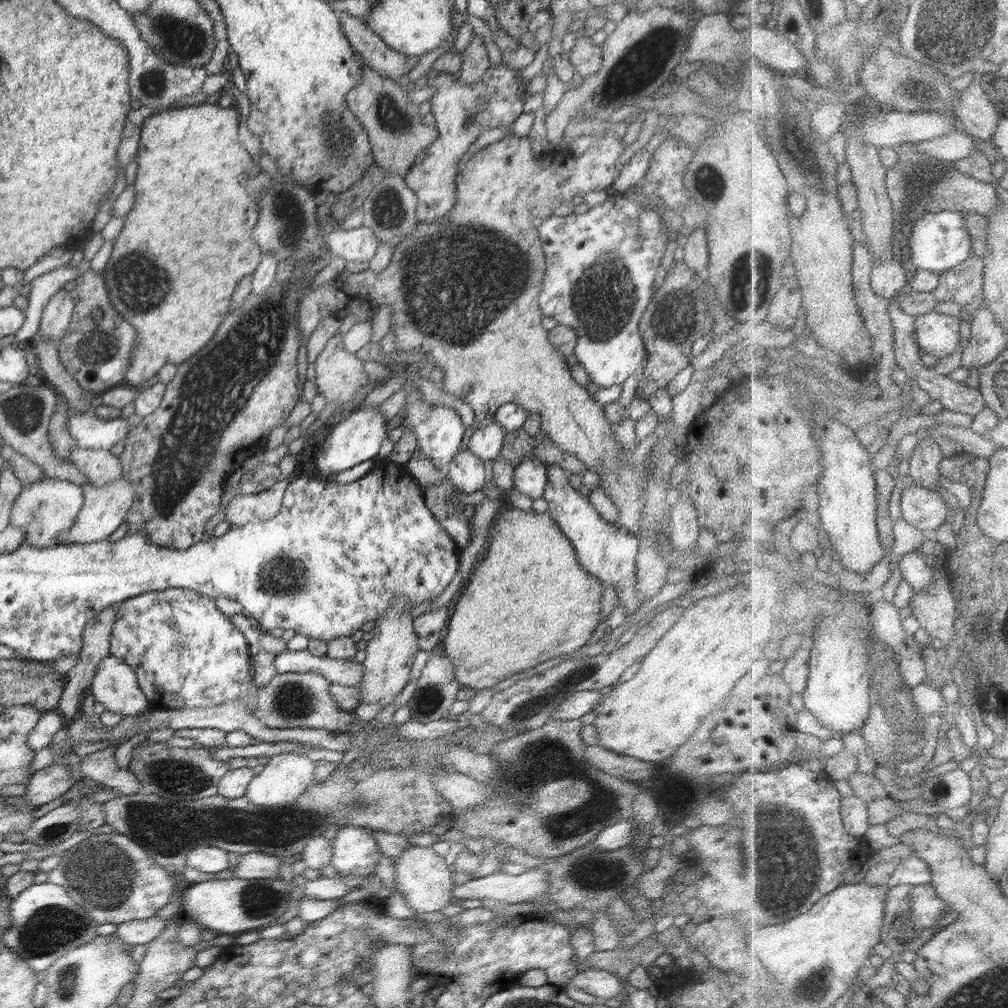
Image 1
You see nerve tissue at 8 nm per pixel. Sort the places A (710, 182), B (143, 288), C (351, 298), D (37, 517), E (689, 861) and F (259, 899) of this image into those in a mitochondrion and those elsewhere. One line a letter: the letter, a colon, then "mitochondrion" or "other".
A: mitochondrion
B: mitochondrion
C: other
D: mitochondrion
E: other
F: mitochondrion

